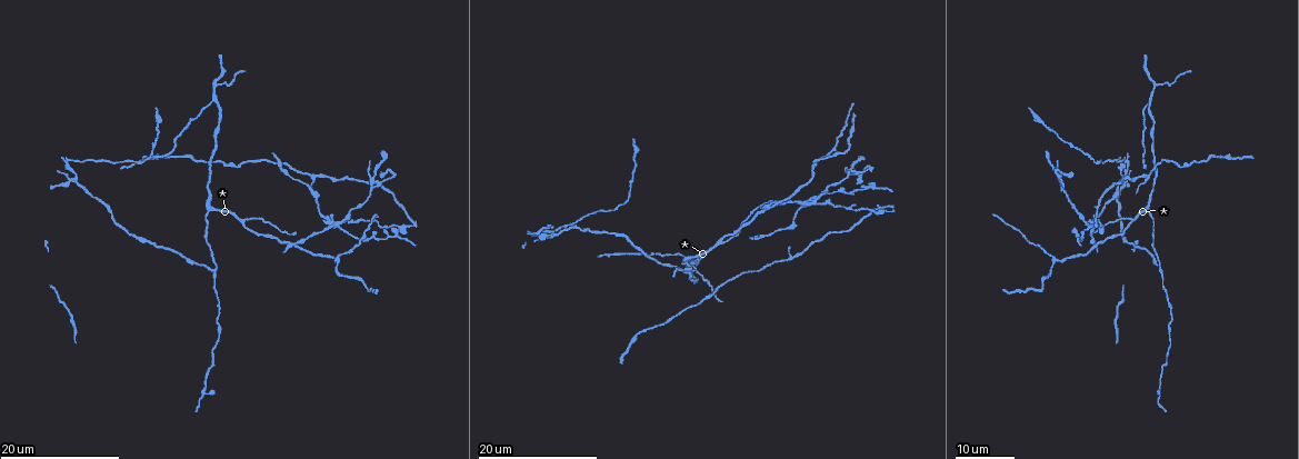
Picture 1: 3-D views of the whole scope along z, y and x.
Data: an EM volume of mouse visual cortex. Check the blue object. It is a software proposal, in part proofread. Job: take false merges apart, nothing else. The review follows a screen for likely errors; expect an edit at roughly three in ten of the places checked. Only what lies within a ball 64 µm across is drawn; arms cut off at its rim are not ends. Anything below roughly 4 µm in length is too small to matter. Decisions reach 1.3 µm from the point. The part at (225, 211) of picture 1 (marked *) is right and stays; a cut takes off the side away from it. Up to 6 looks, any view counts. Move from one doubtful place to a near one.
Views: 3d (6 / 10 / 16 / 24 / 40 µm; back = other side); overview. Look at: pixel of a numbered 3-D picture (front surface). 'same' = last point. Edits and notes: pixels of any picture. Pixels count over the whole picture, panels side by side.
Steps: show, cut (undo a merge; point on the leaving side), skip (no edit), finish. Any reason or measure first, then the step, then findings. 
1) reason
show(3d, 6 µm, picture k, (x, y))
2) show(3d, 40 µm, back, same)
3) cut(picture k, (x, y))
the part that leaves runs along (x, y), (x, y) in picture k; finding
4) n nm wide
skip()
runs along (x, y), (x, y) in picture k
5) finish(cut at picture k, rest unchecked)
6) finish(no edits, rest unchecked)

two arms in line, one across
show(3d, 16 µm, picture 1, (1160, 273))

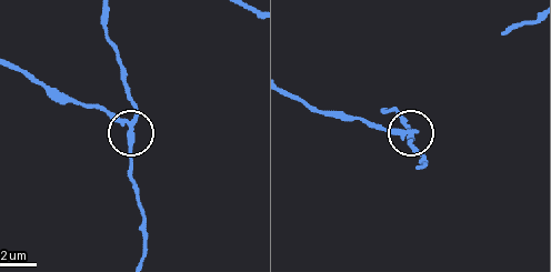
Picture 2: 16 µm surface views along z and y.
show(3d, 10 µm, picture 2, (128, 130))

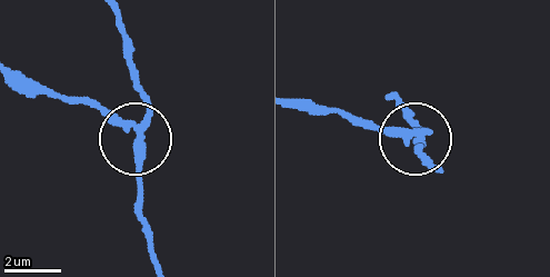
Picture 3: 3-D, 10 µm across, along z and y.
240 nm wide
cut(picture 3, (91, 104))
the part that leaves runs along (130, 124), (111, 121), (53, 90), (18, 85) in picture 3; two cells meet here

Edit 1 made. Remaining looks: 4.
looks like a crossing
show(3d, 16 µm, picture 1, (772, 203))

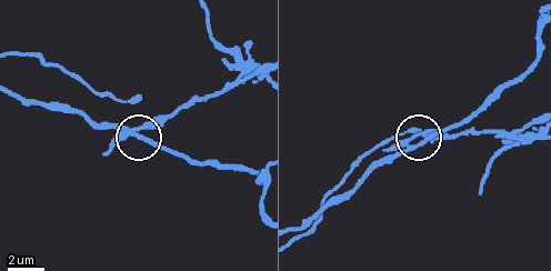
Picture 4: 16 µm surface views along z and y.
show(3d, 10 µm, picture 4, (139, 128))

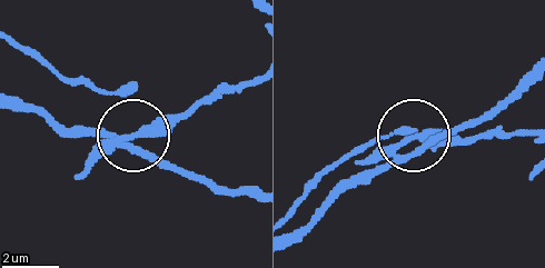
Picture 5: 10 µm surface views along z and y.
side arm 28 µm
cut(picture 5, (157, 136))
the part that leaves runs along (118, 141), (166, 131), (224, 93), (253, 83) in picture 5; a second cell is stuck on

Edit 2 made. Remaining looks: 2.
branch point
show(3d, 16 µm, picture 1, (214, 98))

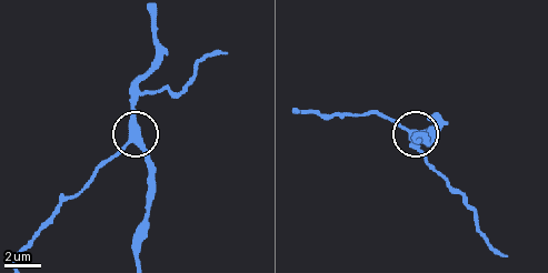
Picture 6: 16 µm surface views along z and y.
show(3d, 6 µm, picture 6, (134, 139))

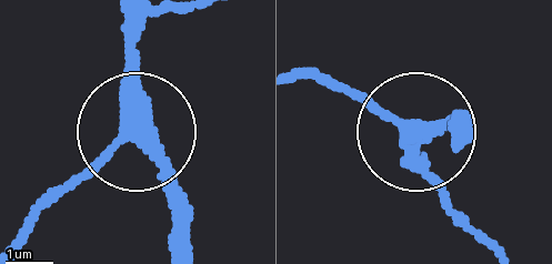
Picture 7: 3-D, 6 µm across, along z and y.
3 arms
skip()
runs along (171, 251), (171, 180), (136, 120), (136, 12) in picture 7; continuous, no second cell

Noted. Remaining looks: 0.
finish(cut at picture 3, cut at picture 5, rest unchecked)

